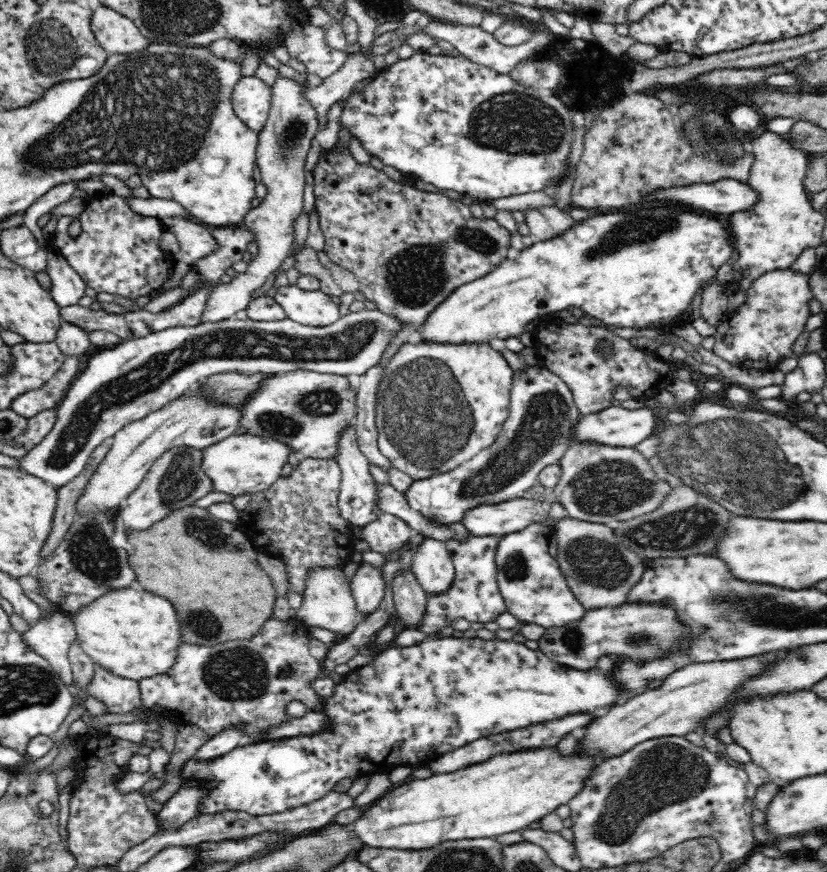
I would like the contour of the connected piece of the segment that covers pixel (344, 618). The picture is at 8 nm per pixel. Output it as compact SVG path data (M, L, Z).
M324 565L308 570L306 586L301 595L303 601L297 610L297 616L304 620L307 626L317 626L344 635L350 634L363 620L363 616L356 609L351 582L340 565Z

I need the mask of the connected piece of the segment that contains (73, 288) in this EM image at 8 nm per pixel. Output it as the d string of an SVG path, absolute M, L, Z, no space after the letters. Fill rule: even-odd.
M49 249L47 273L52 279L50 295L61 308L74 306L86 294L86 283L55 249Z

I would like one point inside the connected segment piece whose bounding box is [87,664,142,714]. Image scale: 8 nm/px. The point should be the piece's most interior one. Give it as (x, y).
(120, 694)

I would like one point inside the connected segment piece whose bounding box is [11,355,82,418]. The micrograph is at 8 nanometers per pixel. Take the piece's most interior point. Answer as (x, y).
(51, 393)

